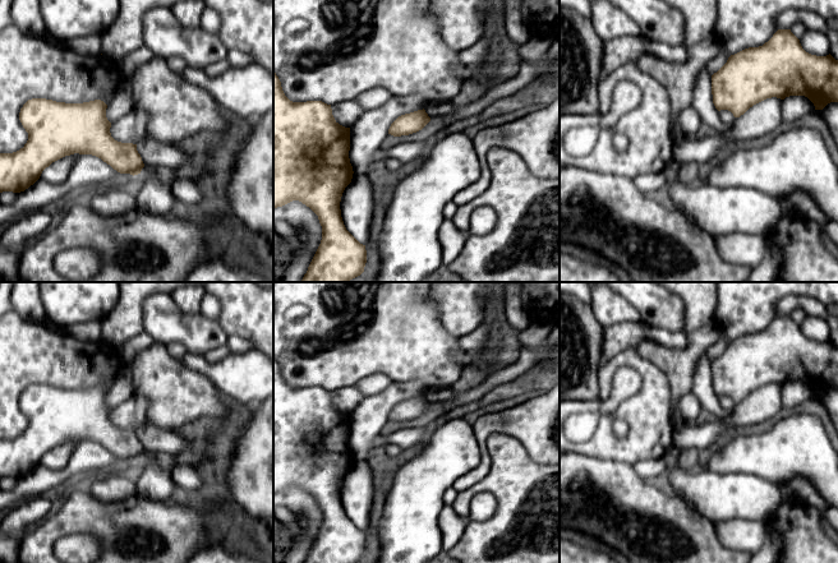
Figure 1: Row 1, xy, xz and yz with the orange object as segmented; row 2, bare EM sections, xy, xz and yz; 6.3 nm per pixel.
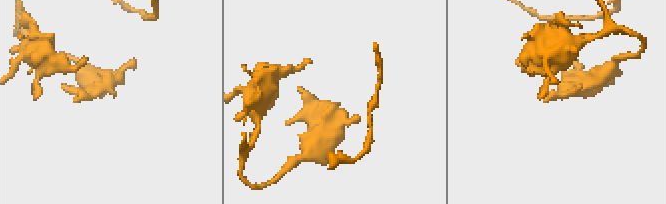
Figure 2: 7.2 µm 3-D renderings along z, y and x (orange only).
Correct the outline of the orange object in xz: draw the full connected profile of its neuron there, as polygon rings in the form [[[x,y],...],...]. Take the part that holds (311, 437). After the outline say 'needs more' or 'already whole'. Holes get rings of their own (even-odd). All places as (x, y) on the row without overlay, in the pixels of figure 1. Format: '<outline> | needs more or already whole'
[[[273,357],[273,494],[299,486],[318,502],[322,512],[321,530],[304,563],[358,563],[364,558],[367,549],[365,531],[360,530],[346,516],[340,495],[342,479],[351,469],[354,460],[349,437],[350,414],[345,414],[335,406],[331,391],[322,387],[290,387]]] | already whole

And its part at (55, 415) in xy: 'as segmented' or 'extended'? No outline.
as segmented

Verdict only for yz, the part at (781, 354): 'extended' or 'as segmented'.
as segmented

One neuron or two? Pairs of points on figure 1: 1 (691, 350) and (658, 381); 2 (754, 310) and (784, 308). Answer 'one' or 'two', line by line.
1: two
2: two

